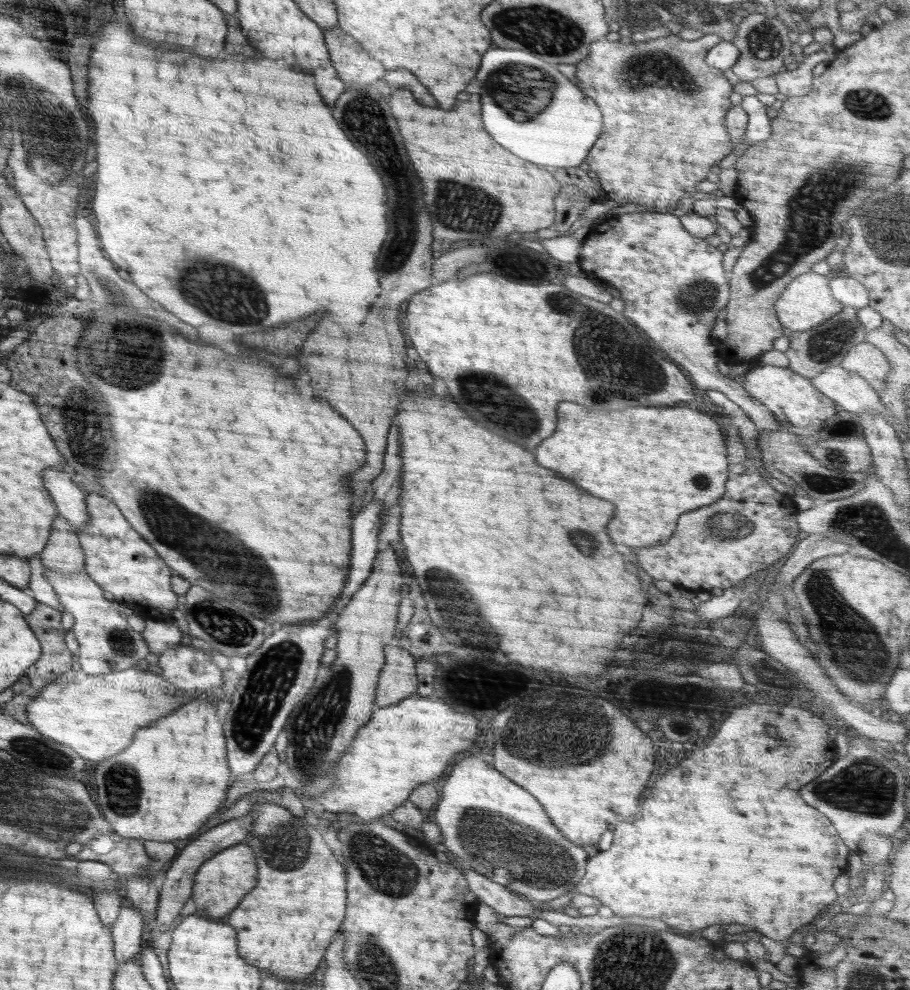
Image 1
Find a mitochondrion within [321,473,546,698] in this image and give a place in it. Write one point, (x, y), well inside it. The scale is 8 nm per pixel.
(443, 585)

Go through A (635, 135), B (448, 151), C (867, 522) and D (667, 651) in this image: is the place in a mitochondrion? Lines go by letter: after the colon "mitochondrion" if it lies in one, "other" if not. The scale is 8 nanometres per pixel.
A: other
B: other
C: mitochondrion
D: mitochondrion

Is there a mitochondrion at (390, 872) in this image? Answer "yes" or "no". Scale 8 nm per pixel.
yes

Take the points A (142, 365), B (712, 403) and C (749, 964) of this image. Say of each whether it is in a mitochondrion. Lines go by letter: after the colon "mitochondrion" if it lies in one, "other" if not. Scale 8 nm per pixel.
A: mitochondrion
B: other
C: other

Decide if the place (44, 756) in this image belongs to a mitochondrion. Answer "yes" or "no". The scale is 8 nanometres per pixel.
yes

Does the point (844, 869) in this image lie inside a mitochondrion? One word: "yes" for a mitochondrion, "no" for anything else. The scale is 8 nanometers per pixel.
no

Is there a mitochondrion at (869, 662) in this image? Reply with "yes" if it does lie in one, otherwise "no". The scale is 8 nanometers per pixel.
yes

